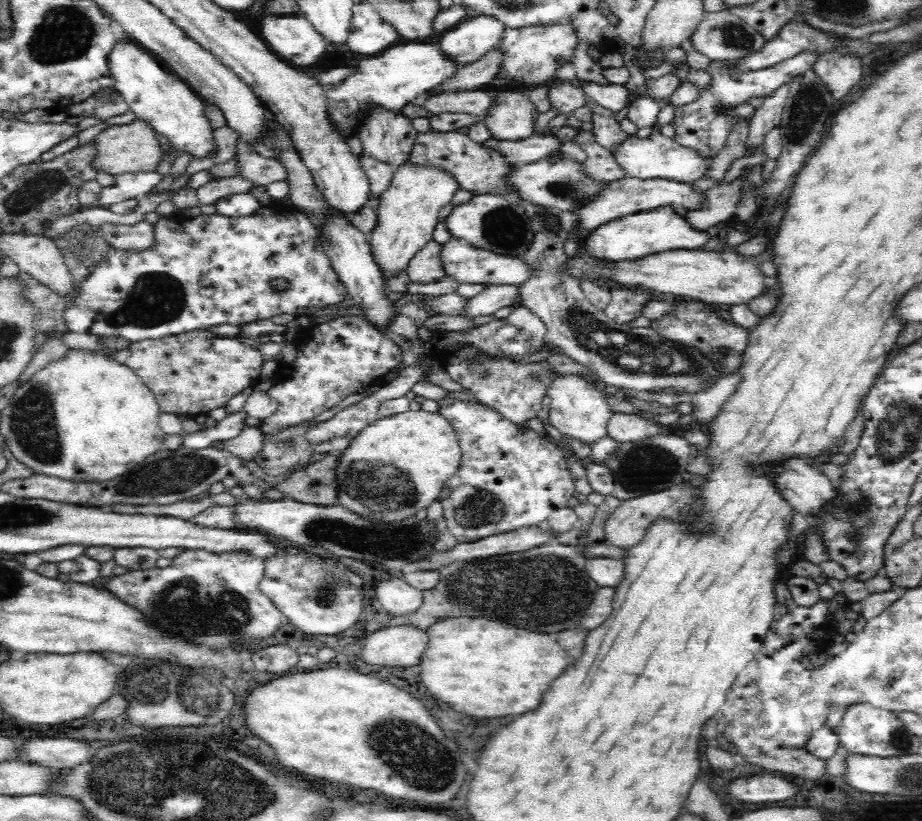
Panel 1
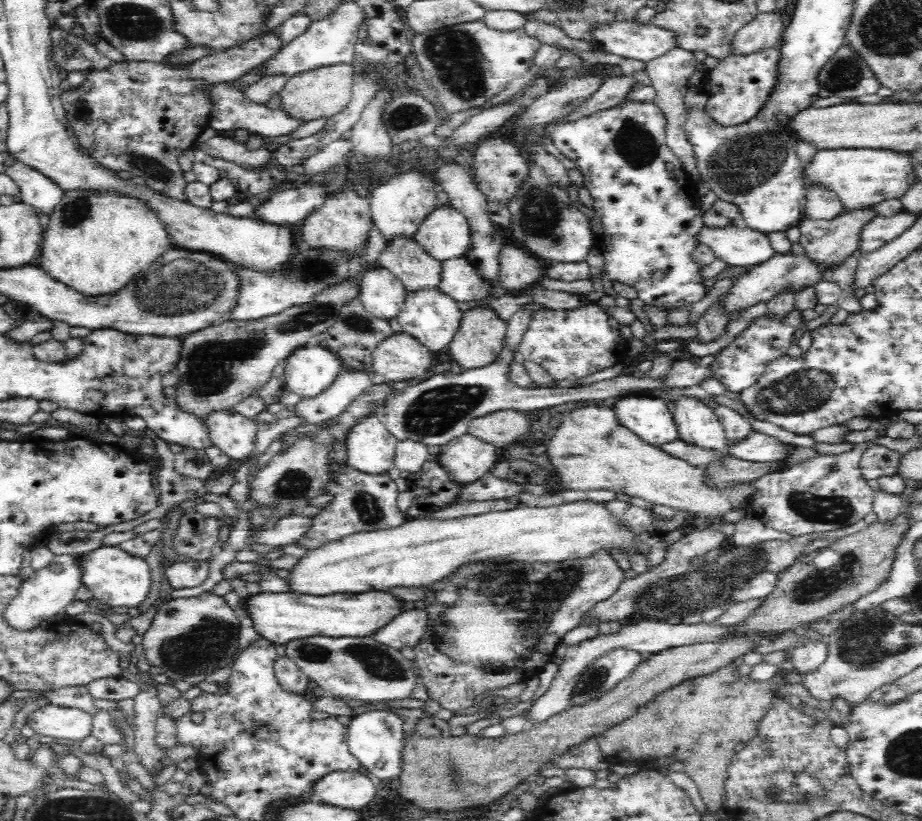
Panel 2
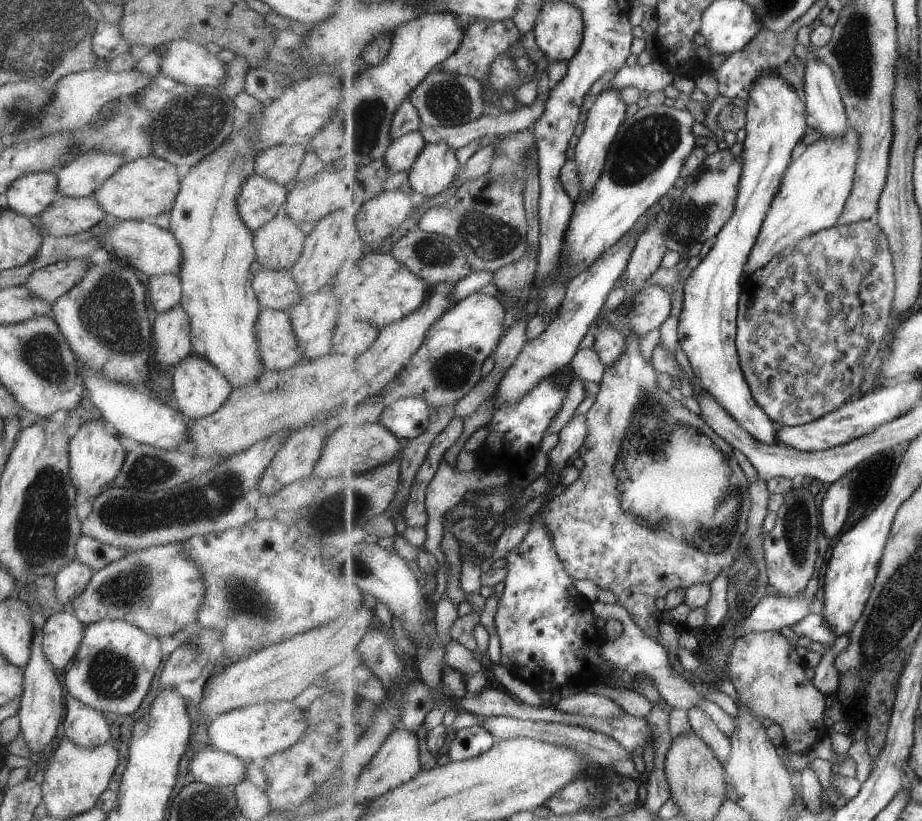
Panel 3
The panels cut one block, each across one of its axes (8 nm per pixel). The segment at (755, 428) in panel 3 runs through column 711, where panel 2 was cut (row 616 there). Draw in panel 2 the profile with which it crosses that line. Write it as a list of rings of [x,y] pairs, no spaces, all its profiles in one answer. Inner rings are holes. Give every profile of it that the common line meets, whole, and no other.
[[[370,591],[360,594],[333,594],[328,596],[312,596],[292,592],[283,593],[260,592],[248,597],[245,605],[253,628],[266,640],[275,645],[309,636],[338,637],[372,637],[372,634],[398,616],[404,602],[394,599],[388,591]]]

